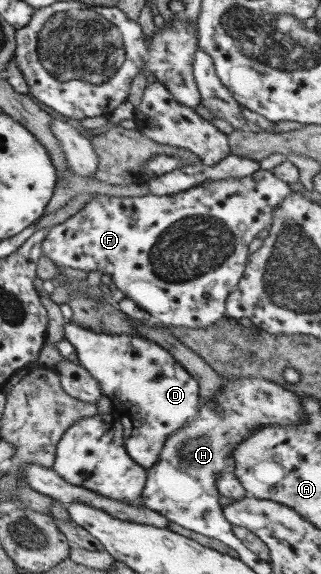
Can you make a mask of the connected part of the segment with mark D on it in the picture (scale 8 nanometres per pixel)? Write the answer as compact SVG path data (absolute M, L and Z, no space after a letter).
M67 321L64 338L75 347L75 361L99 383L104 396L112 402L113 412L123 423L123 444L128 455L143 468L151 468L159 460L169 435L196 419L201 400L197 380L165 348L139 336L95 333Z

